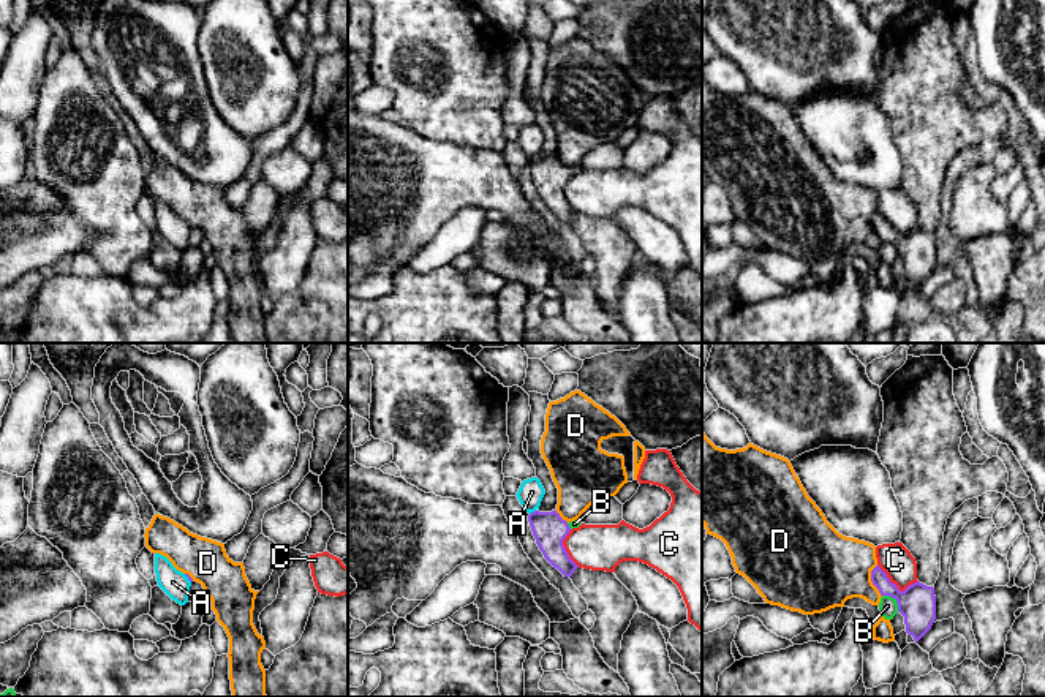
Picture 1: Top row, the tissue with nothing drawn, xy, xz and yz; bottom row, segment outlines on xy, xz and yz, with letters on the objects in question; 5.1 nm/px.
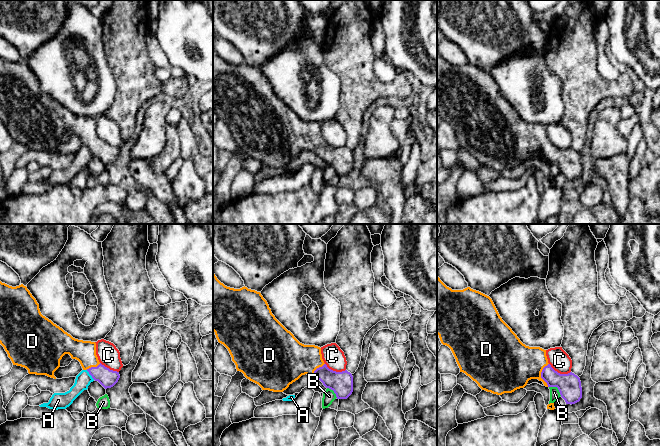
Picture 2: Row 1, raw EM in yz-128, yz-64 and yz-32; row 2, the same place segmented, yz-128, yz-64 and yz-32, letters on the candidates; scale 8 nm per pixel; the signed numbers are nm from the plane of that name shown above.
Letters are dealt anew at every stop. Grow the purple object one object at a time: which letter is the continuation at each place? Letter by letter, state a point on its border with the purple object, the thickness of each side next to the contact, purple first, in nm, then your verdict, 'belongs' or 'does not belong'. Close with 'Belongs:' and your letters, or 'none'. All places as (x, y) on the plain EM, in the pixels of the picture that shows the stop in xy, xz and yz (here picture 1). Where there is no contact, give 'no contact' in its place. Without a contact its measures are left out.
A: contact xz (531, 158); calibres 170 and 130 nm; does not belong
B: contact yz (894, 244); calibres 190 and 90 nm; does not belong
C: contact yz (895, 231); calibres 190 and 170 nm; does not belong
D: contact yz (871, 226); calibres 170 and 380 nm; belongs
Belongs: D

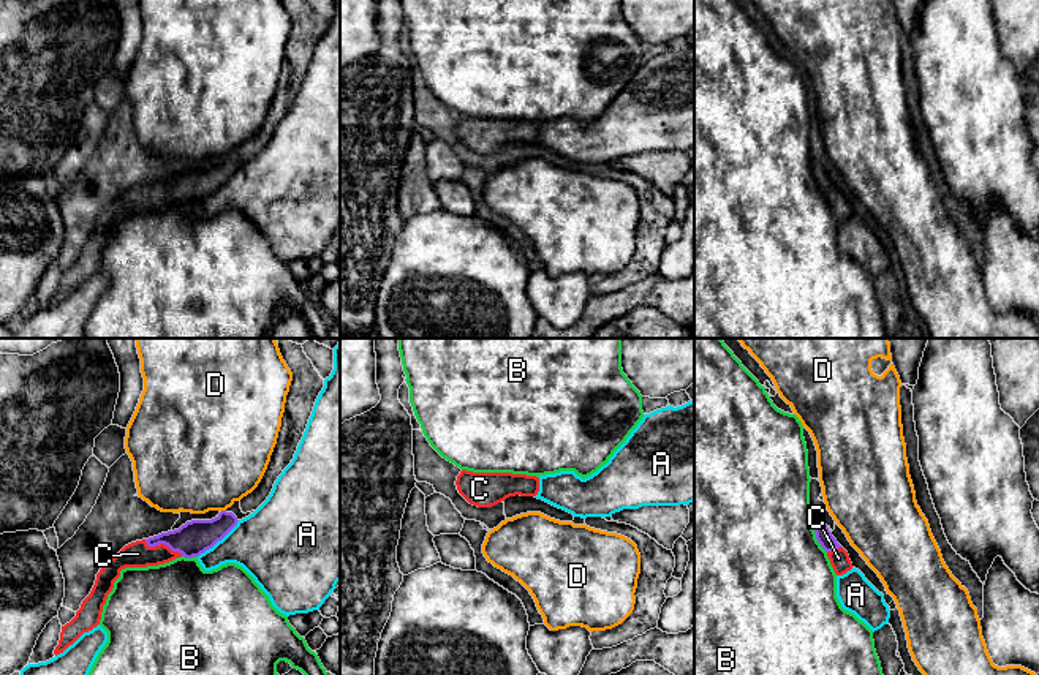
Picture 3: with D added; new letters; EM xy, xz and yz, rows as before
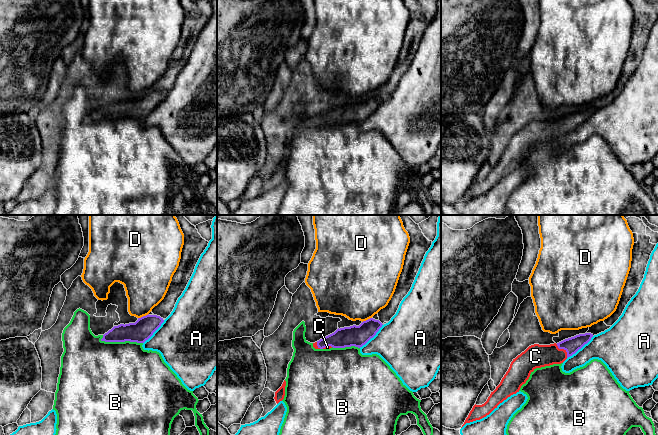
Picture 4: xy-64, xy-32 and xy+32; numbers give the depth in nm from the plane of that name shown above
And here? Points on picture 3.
A: contact xy (219, 185); calibres 170 and 360 nm; does not belong
B: contact yz (816, 181); calibres 80 and 480 nm; does not belong
C: contact xy (163, 188); calibres 170 and 130 nm; belongs
D: contact xy (222, 157); calibres 170 and 460 nm; does not belong
Belongs: C

